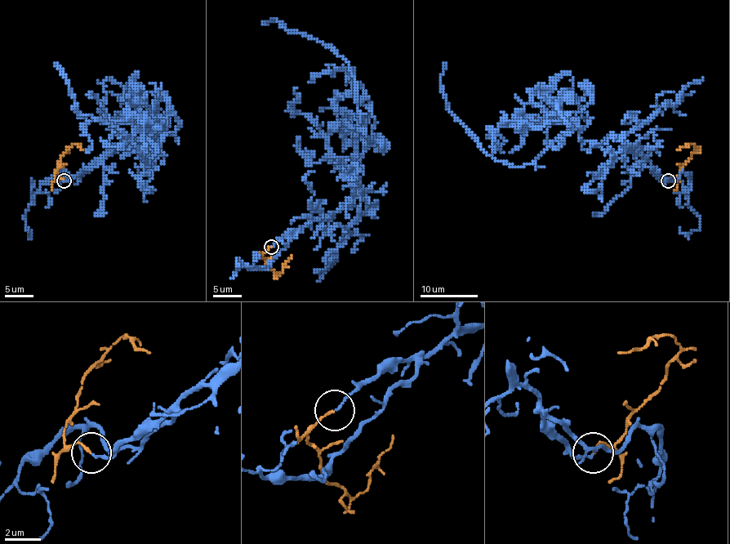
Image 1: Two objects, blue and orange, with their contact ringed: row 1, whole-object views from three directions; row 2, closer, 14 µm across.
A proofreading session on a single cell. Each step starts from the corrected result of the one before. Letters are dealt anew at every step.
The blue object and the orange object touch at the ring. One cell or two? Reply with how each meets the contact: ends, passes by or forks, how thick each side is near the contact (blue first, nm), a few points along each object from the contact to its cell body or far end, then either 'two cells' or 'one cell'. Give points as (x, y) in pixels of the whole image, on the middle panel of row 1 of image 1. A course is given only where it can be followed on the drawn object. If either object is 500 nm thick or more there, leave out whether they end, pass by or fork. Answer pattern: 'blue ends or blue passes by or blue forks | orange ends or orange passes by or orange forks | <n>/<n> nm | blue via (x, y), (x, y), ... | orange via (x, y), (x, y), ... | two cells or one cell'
blue ends | orange ends | 120/130 nm | blue via (272, 246), (335, 214), (359, 191), (344, 162), (365, 120), (349, 65), (276, 18), (266, 20) | orange via (272, 247), (263, 253), (263, 257), (269, 269), (278, 274), (282, 272), (282, 266), (291, 255) | one cell

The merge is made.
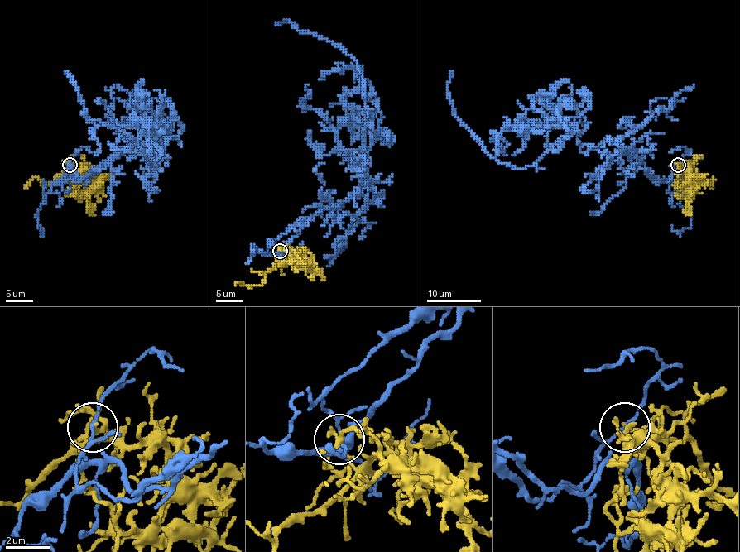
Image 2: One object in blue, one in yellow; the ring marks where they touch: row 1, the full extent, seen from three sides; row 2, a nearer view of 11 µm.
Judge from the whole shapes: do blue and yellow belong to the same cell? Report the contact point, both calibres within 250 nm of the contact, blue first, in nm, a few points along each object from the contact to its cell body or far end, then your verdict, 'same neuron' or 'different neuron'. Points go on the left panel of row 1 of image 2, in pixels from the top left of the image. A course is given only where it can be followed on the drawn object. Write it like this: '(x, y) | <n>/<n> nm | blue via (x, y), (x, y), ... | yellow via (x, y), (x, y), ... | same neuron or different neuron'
(69, 165) | 120/140 nm | blue via (69, 165), (82, 181), (127, 149), (156, 155), (151, 132), (161, 151), (154, 168), (91, 121), (69, 70) | yellow via (69, 165), (74, 166), (67, 168), (50, 184), (44, 184), (35, 177), (25, 188) | different neuron

